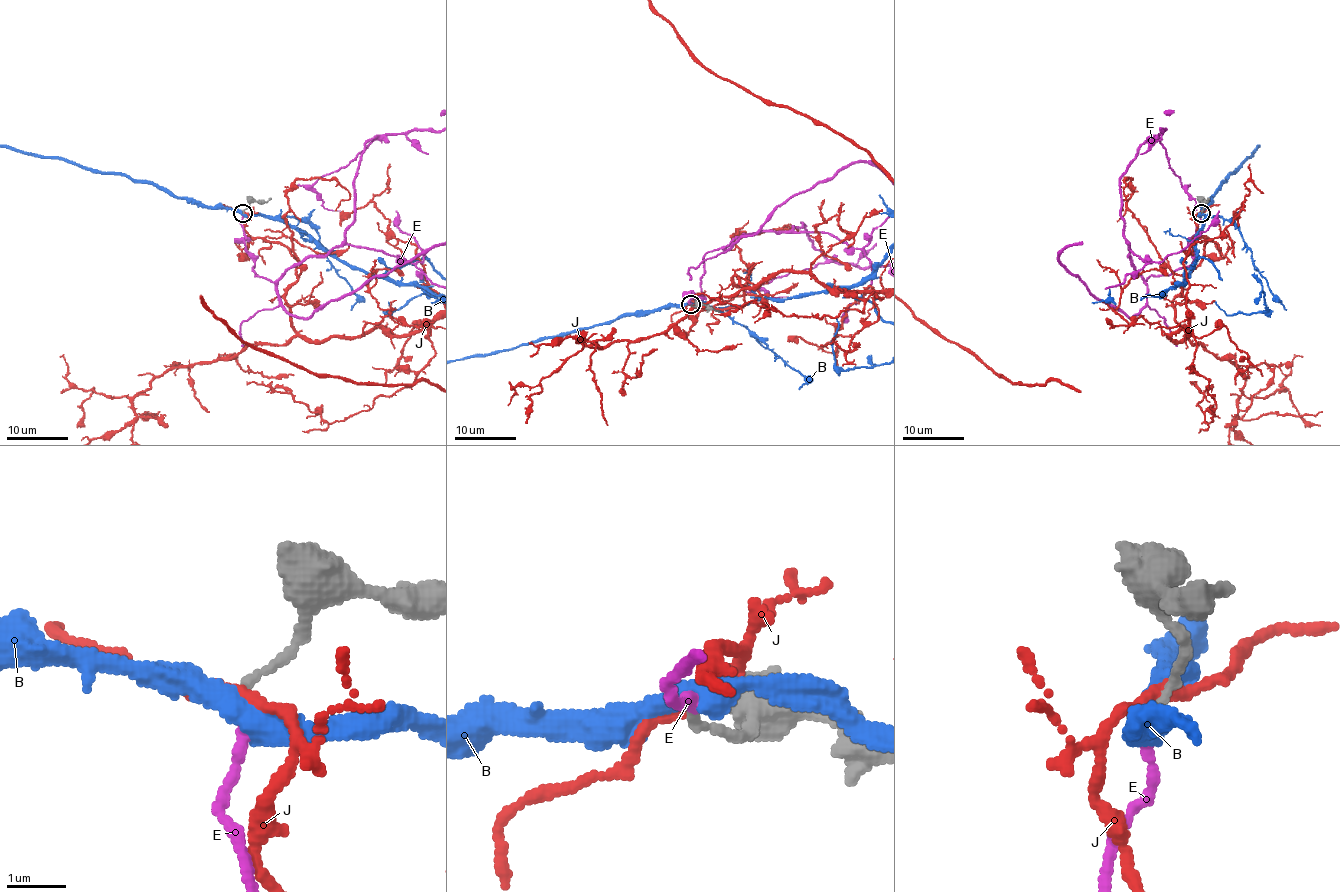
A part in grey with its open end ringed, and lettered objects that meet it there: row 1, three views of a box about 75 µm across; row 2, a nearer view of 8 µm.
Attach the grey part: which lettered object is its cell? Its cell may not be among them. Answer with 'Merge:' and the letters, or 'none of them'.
Merge: E

